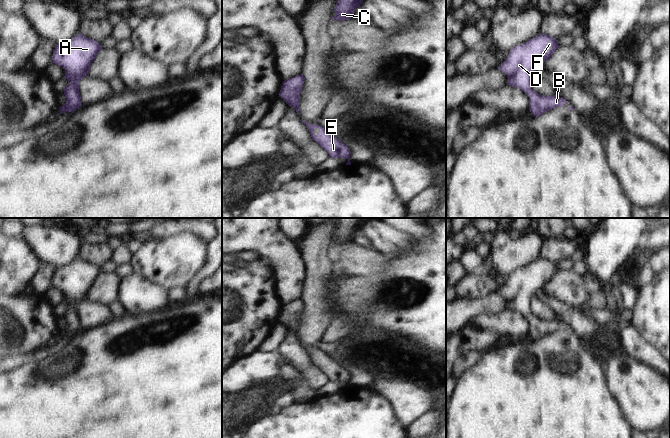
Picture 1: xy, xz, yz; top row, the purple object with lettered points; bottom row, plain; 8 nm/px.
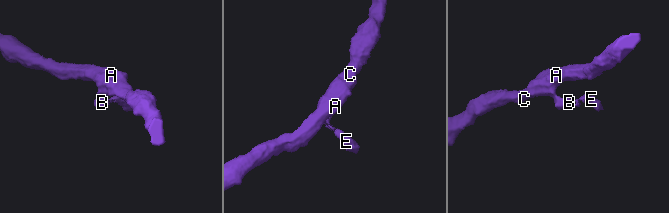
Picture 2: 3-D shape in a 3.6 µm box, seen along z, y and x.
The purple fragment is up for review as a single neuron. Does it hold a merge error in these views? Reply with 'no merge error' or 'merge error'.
no merge error

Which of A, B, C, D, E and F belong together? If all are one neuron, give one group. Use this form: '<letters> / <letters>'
A B C D E F

